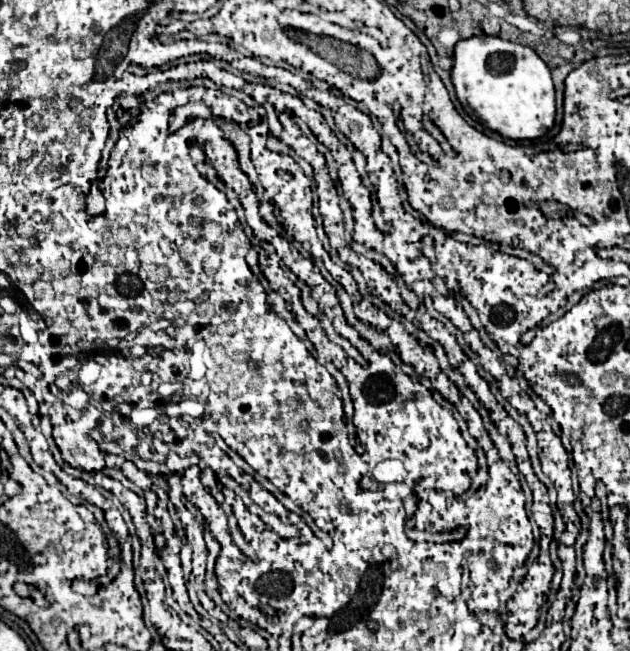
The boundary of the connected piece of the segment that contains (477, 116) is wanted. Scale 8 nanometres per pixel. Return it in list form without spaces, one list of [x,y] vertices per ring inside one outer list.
[[[480,35],[462,39],[454,47],[452,83],[464,111],[490,131],[506,139],[536,139],[554,125],[556,103],[550,69],[534,49],[504,41],[500,37]]]

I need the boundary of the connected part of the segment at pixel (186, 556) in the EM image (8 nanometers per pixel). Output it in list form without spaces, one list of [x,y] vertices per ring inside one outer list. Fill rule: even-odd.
[[[185,543],[180,552],[181,564],[184,572],[184,578],[189,581],[192,571],[192,546]]]

